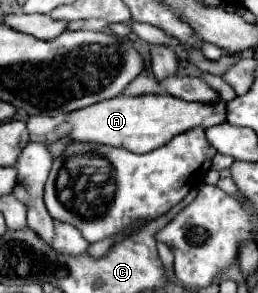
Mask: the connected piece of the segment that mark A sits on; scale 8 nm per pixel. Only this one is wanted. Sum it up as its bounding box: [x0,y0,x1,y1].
[64,95,226,153]

